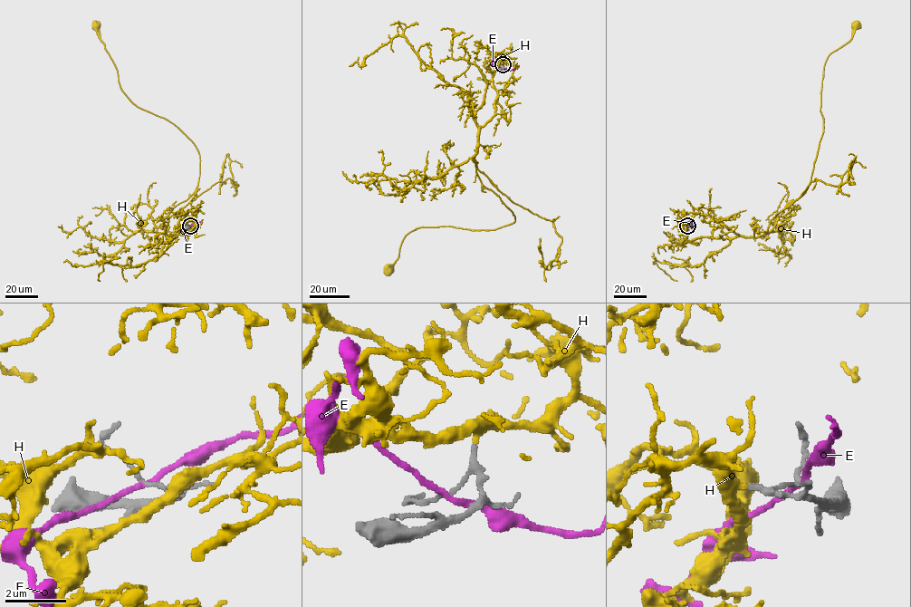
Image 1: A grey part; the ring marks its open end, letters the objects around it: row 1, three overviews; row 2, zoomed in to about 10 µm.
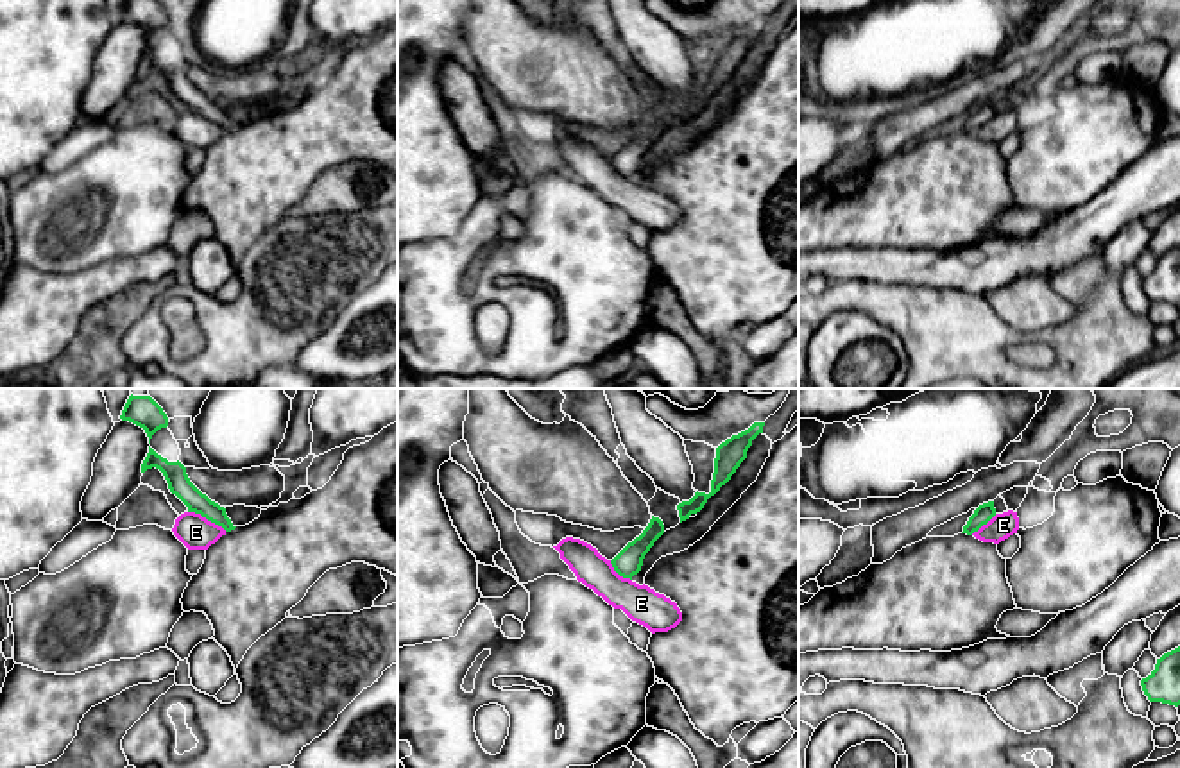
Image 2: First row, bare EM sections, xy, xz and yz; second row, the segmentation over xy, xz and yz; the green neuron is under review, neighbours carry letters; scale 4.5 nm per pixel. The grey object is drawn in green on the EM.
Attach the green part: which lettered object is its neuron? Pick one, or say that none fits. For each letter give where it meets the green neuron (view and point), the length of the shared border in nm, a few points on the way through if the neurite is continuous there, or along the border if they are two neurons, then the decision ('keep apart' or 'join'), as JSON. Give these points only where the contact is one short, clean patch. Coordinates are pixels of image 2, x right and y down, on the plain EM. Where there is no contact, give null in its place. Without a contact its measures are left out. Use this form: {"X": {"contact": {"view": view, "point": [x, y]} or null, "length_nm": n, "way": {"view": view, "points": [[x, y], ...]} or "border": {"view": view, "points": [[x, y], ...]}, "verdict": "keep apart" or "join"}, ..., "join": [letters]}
{"E": {"contact": {"view": "xy", "point": [208, 119]}, "length_nm": 200, "border": {"view": "xy", "points": [[188, 110], [199, 111], [226, 129]]}, "verdict": "keep apart"}, "H": {"contact": null, "verdict": "join"}, "join": ["H"]}

